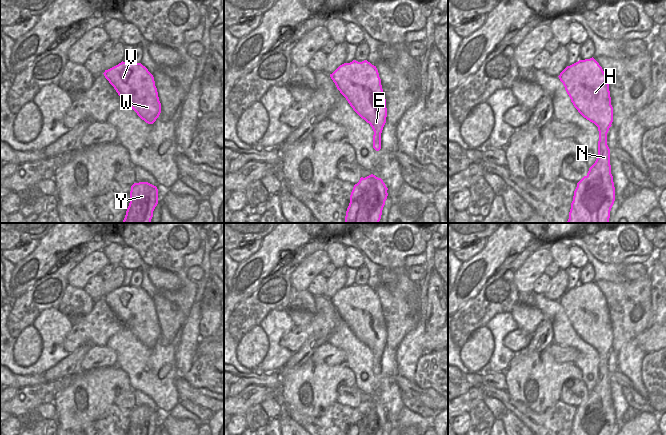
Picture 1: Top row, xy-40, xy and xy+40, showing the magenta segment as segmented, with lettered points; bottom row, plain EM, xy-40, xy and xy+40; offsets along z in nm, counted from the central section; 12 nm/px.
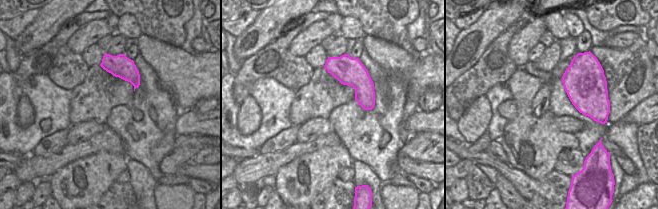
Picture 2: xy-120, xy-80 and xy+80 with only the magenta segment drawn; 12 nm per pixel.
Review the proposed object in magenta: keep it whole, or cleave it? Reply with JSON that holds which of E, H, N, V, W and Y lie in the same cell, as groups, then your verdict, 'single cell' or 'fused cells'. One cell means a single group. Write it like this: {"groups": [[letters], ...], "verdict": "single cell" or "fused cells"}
{"groups": [["E", "H", "N", "V", "W", "Y"]], "verdict": "single cell"}

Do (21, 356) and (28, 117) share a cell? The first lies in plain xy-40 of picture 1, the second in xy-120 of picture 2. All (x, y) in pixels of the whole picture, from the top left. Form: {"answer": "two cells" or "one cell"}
{"answer": "one cell"}

